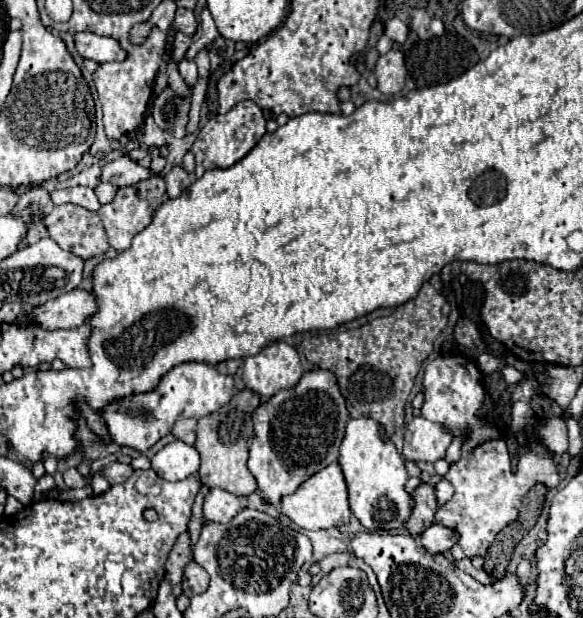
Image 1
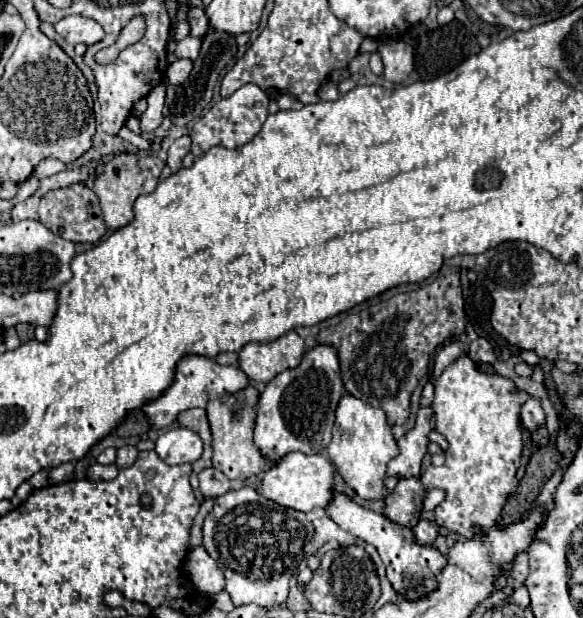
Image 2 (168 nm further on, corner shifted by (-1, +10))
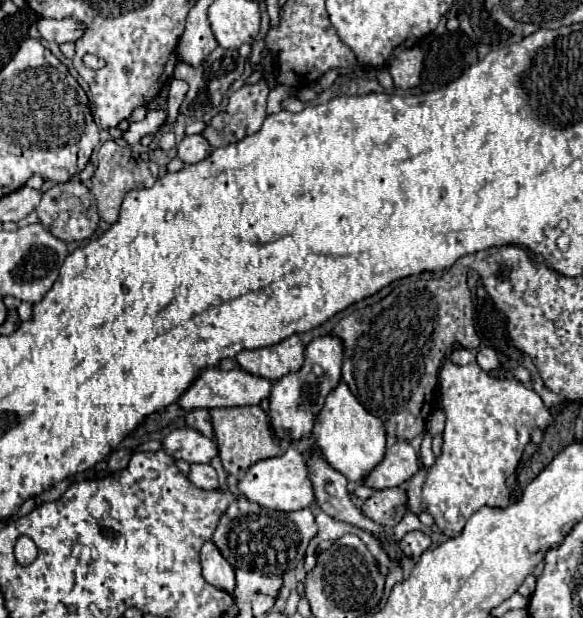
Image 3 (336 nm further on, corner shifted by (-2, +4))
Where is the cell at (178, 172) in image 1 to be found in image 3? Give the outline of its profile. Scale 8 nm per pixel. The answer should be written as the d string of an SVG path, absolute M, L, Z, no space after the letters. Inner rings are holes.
M195 134L195 136L185 136L183 142L177 146L177 156L185 162L185 164L195 164L205 160L211 154L211 144L207 142L207 138L203 134Z

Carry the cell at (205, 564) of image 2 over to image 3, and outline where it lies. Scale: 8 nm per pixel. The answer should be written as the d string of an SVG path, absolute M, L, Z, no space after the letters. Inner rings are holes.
M207 540L201 548L201 566L203 566L203 576L209 584L233 592L237 582L235 582L235 570L233 566L221 556L219 548Z

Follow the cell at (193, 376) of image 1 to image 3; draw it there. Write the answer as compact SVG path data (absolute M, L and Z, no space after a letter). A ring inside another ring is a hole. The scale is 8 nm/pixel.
M209 368L199 374L199 378L187 388L187 392L179 398L179 406L183 410L195 408L217 408L217 406L253 406L267 398L271 392L271 382L261 376L253 376L241 368L233 368L229 372L221 368Z

